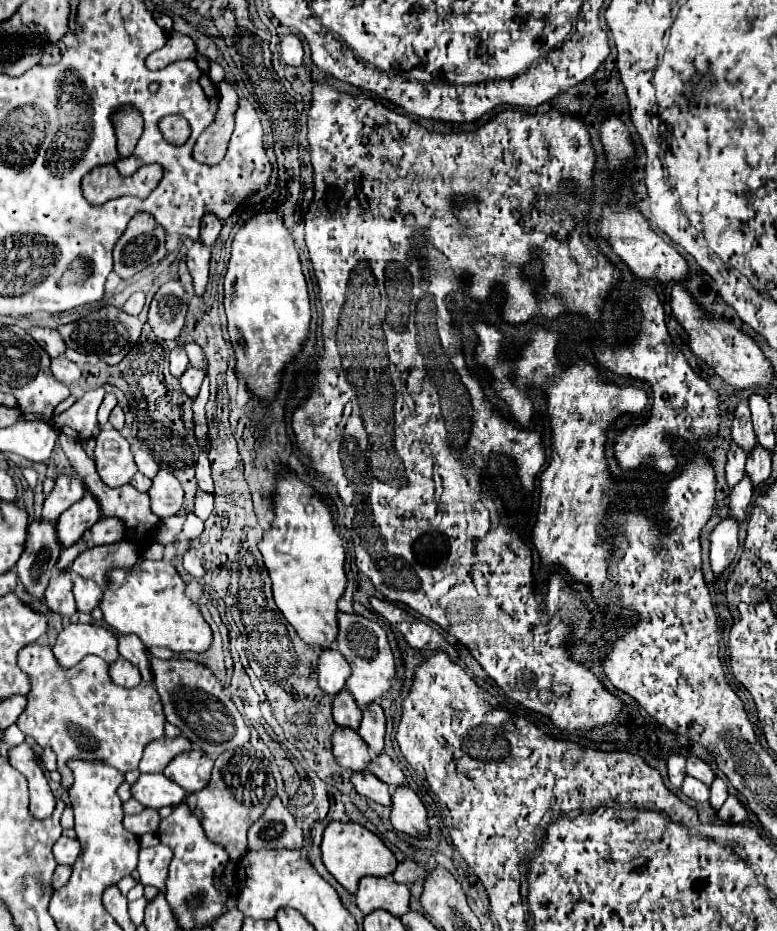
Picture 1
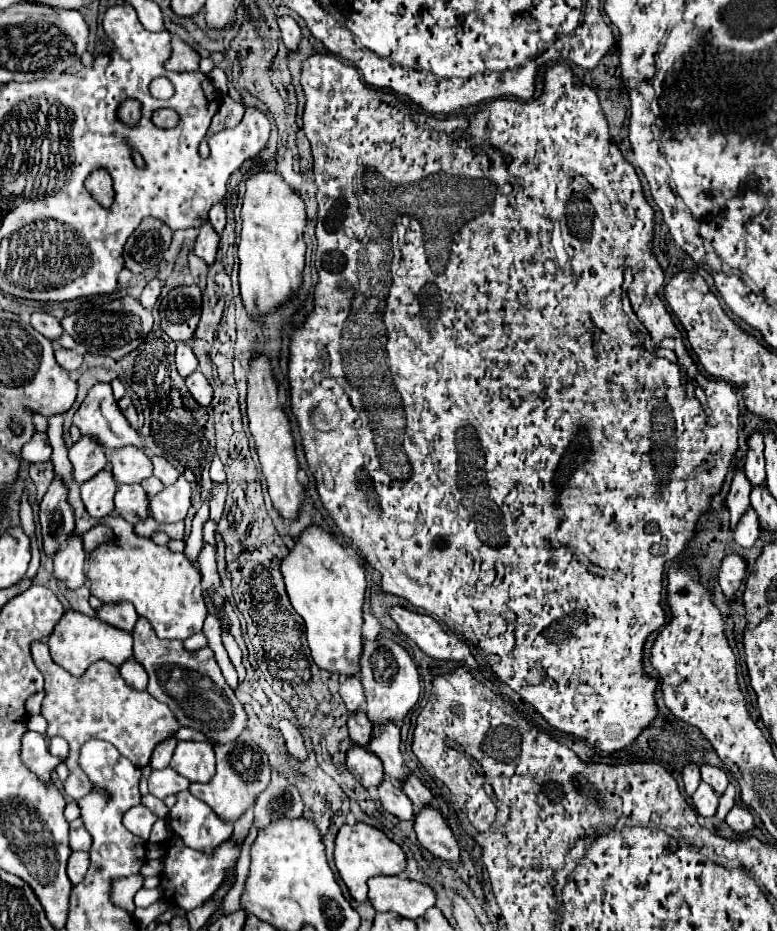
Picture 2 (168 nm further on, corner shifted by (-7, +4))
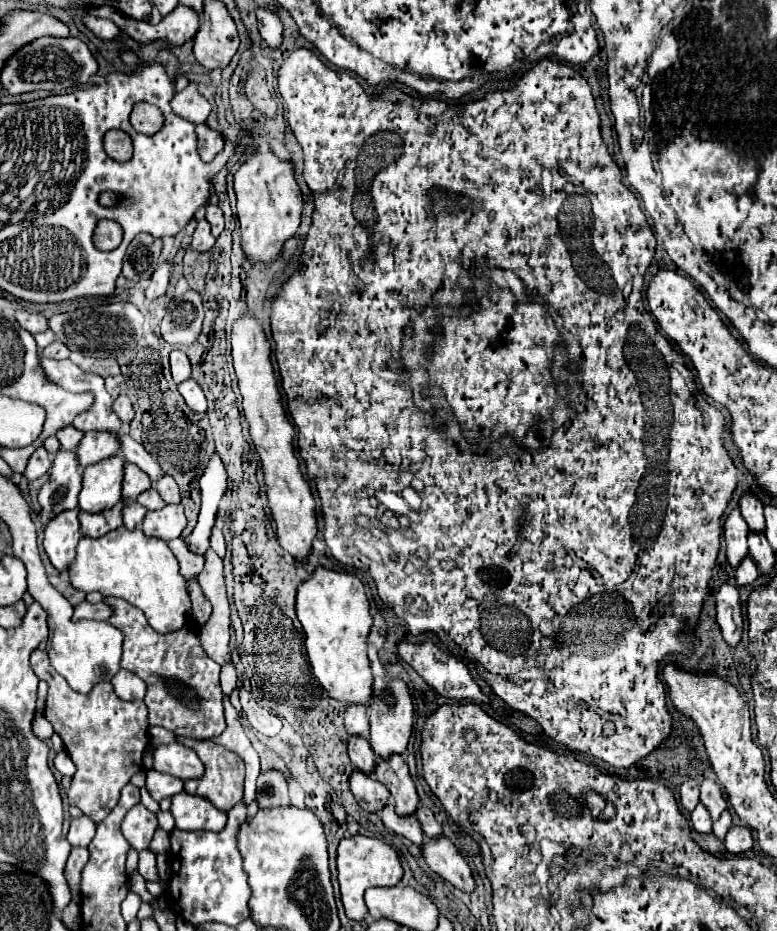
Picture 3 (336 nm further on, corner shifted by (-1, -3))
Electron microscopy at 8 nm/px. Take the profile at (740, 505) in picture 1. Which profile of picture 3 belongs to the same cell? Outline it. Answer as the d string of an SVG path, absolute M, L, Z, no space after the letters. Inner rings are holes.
M747 556L747 558L741 562L741 568L735 570L735 584L737 584L739 588L745 588L745 586L753 584L753 582L757 580L757 576L759 576L759 574L757 574L757 568L755 568L751 556Z

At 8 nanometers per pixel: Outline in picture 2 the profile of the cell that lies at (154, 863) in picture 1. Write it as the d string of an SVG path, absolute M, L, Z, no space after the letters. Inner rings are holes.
M173 837L165 847L163 873L161 873L159 887L151 890L141 888L139 893L135 895L135 906L147 907L157 899L167 899L167 901L171 899L173 903L177 903L185 911L191 911L215 893L215 889L221 885L221 881L225 877L225 871L237 863L237 857L239 857L239 849L235 847L235 843L231 839L225 841L211 857L207 857L205 853L199 853L195 849L185 847L179 837Z

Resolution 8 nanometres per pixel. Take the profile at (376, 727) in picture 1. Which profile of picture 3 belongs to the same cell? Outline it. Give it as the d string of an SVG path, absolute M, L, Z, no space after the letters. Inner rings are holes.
M393 756L393 760L389 760L389 776L393 778L385 778L385 786L389 788L393 802L395 802L395 810L399 816L413 816L419 808L419 796L415 790L415 784L409 776L409 768L403 762L401 756Z

